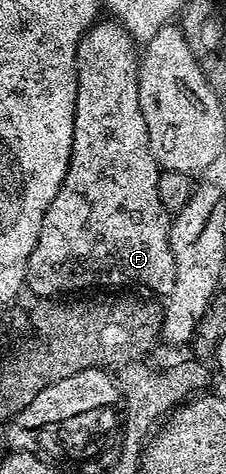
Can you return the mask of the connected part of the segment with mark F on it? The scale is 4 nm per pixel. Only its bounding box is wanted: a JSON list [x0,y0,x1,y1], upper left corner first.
[26,21,176,301]

